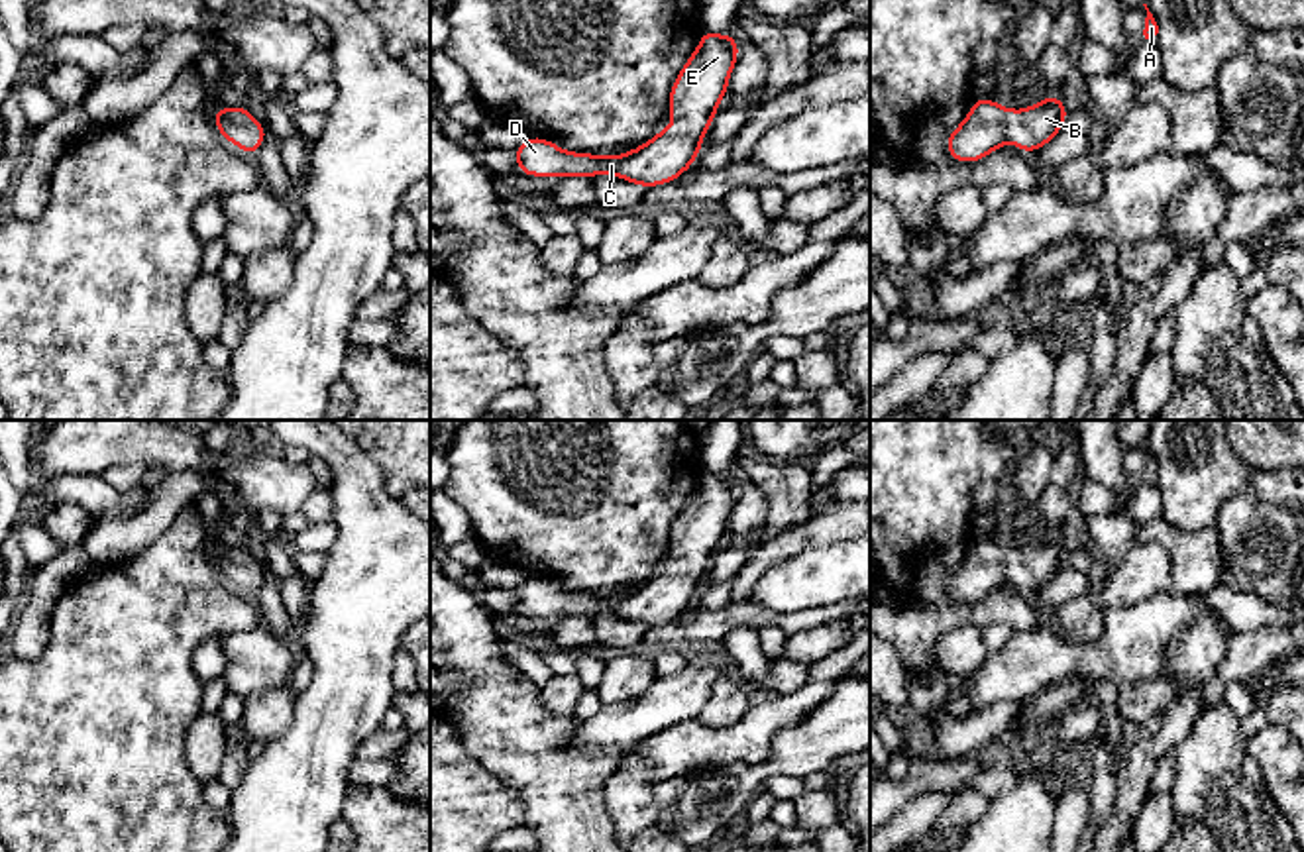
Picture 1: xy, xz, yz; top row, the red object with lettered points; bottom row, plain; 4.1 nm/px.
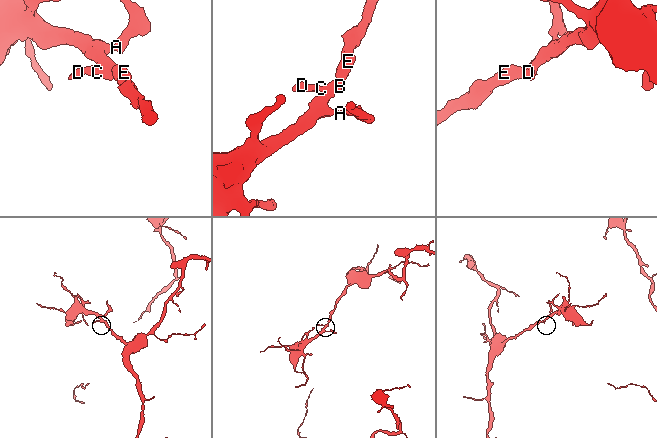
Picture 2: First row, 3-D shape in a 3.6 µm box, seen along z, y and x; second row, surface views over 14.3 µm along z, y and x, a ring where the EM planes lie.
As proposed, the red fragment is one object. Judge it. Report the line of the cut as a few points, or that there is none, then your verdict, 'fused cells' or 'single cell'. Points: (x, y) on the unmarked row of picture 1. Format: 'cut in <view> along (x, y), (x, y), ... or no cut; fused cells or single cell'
no cut; single cell

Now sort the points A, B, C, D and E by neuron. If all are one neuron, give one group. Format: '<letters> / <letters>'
A B C D E

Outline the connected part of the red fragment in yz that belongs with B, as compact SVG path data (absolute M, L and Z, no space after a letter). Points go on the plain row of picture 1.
M1057 534L1037 546L1007 550L998 542L974 538L970 554L947 577L947 591L956 601L976 603L990 591L1013 581L1031 593L1047 585L1066 561L1066 548Z

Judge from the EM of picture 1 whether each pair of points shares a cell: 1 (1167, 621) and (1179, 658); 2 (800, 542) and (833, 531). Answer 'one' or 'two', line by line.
1: two
2: one

